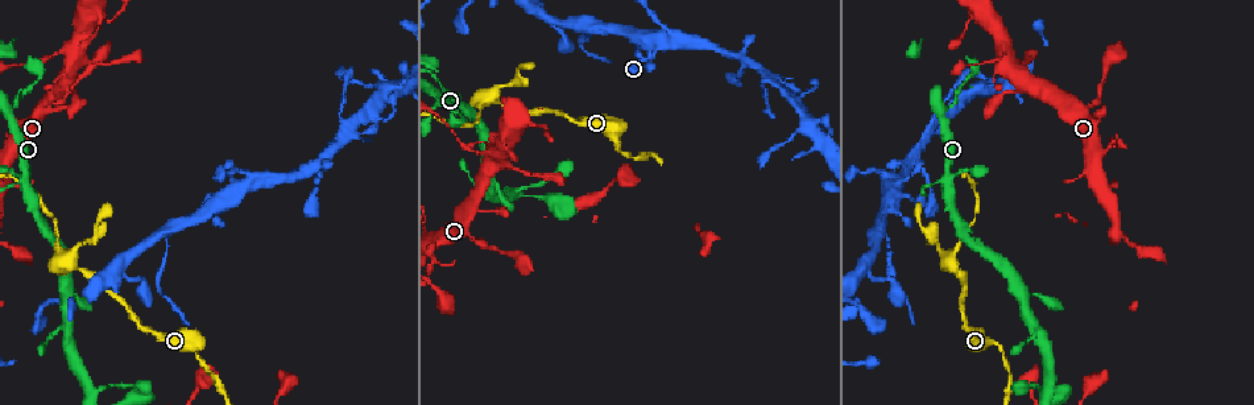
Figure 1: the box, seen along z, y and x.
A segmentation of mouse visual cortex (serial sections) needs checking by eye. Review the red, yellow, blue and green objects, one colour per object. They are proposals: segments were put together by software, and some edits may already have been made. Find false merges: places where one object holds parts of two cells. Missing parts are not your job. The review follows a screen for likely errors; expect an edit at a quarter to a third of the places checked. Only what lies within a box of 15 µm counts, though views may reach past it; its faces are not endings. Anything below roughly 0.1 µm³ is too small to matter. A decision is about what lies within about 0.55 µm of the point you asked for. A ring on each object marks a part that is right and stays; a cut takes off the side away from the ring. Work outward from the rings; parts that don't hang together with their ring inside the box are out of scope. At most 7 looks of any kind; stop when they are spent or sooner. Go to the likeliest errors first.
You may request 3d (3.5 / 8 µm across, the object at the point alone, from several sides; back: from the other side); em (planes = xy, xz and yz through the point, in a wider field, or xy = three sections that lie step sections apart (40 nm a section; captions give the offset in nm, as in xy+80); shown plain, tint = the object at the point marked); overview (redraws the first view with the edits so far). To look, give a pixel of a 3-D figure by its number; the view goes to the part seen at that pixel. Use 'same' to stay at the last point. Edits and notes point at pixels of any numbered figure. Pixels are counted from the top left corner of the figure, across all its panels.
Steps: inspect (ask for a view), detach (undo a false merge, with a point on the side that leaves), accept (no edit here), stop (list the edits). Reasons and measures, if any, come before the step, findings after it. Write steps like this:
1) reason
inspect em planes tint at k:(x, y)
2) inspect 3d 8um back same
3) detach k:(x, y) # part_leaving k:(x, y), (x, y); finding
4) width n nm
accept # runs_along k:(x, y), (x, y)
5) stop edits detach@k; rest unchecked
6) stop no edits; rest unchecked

three arms meet
inspect 3d 3.5um at 1:(942, 255)

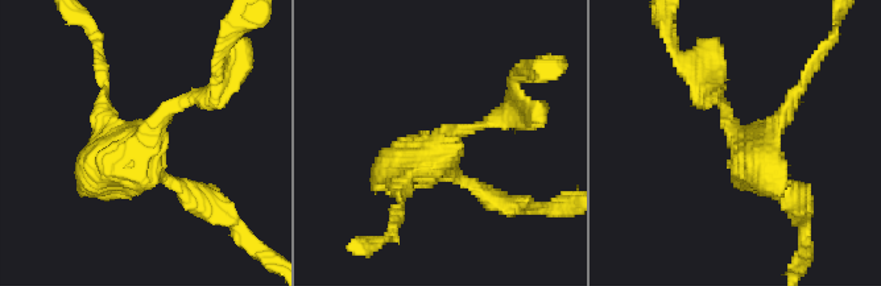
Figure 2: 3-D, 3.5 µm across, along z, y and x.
now the EM
inspect em xy step 2 tint at 2:(148, 143)

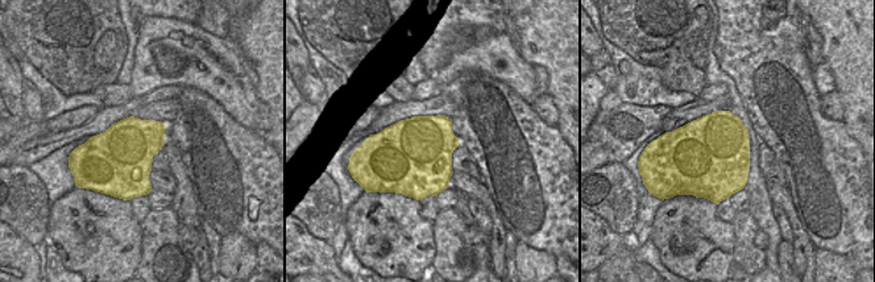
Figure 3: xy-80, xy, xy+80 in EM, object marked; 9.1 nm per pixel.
accept # runs_along 2:(199, 199), (110, 131), (106, 86); one cell here

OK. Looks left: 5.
abrupt turn
inspect 3d 3.5um at 1:(949, 176)

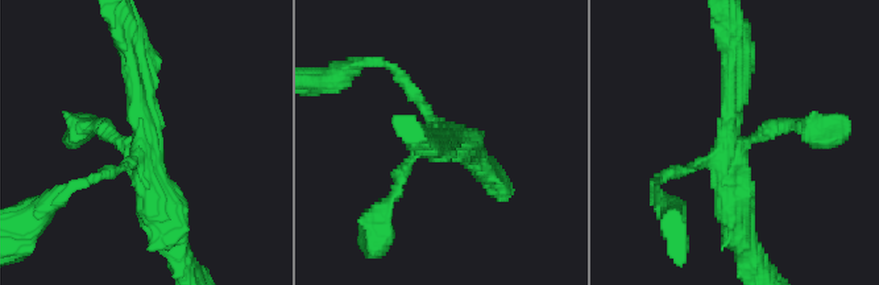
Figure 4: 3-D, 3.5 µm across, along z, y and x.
arms 4; arm_widths 150, 150, 250, 400 nm
inspect em xy step 2 tint at 4:(737, 149)

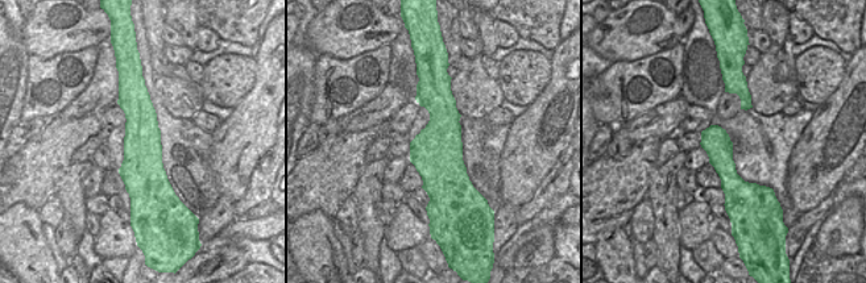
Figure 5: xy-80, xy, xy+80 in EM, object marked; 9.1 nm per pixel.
width 480 nm
accept # runs_along 4:(149, 67), (145, 144), (92, 124); continuous, no second cell

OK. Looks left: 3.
narrows sharply
inspect 3d 3.5um at 1:(1004, 351)

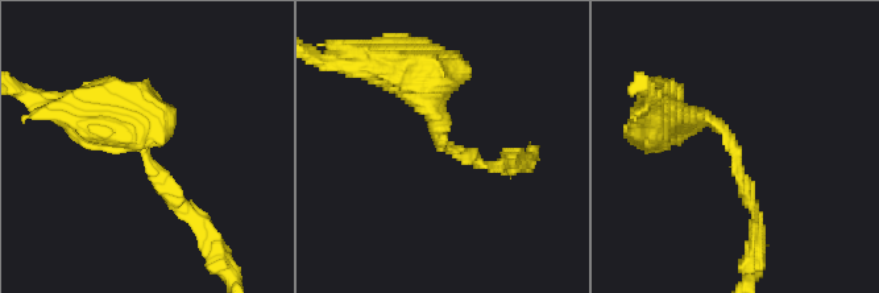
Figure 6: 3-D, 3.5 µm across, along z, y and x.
arm_widths 150, 300 nm
inspect em xy step 1 tint at 6:(737, 156)

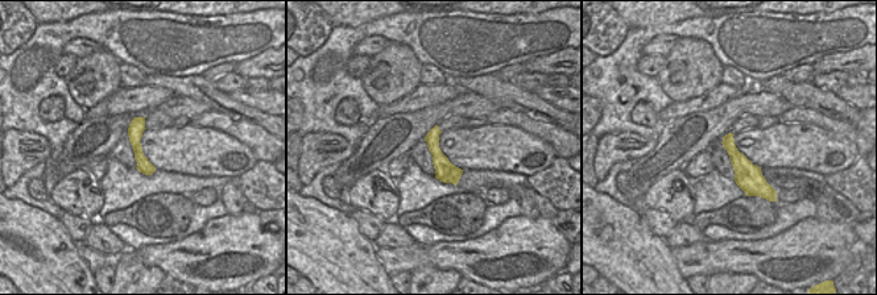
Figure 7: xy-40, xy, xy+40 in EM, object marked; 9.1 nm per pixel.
accept # continuous, no second cell

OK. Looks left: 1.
stop no edits; rest unchecked

